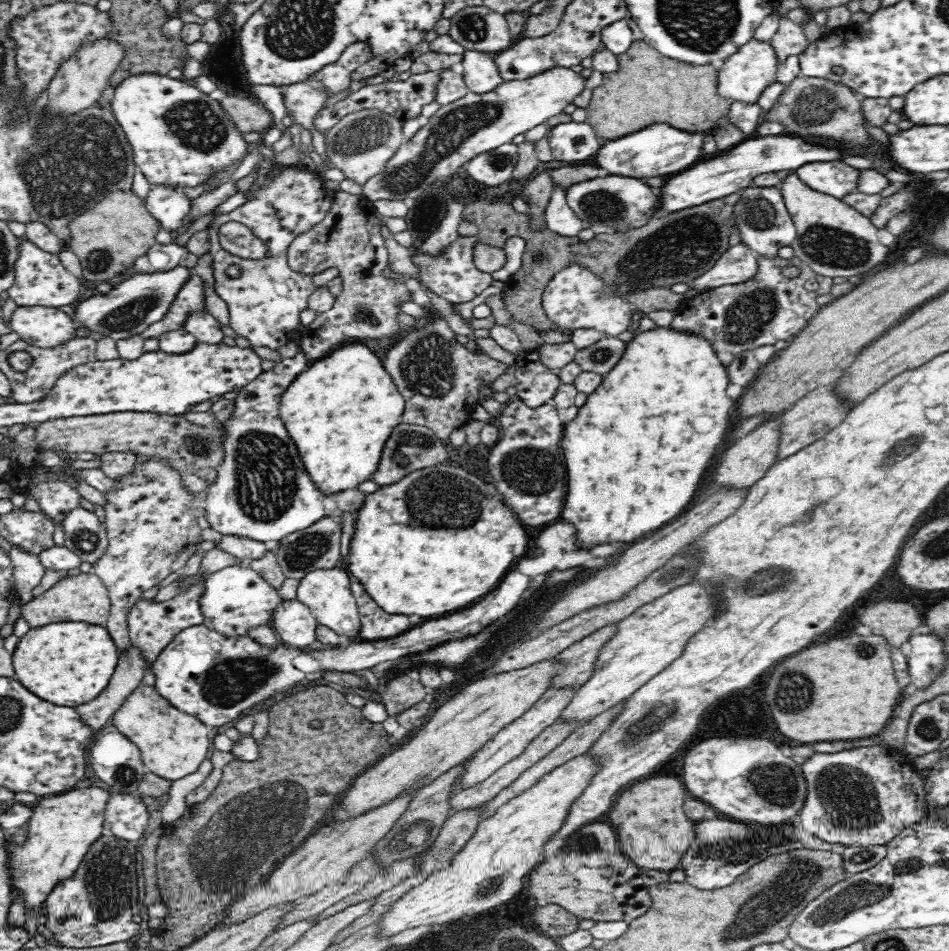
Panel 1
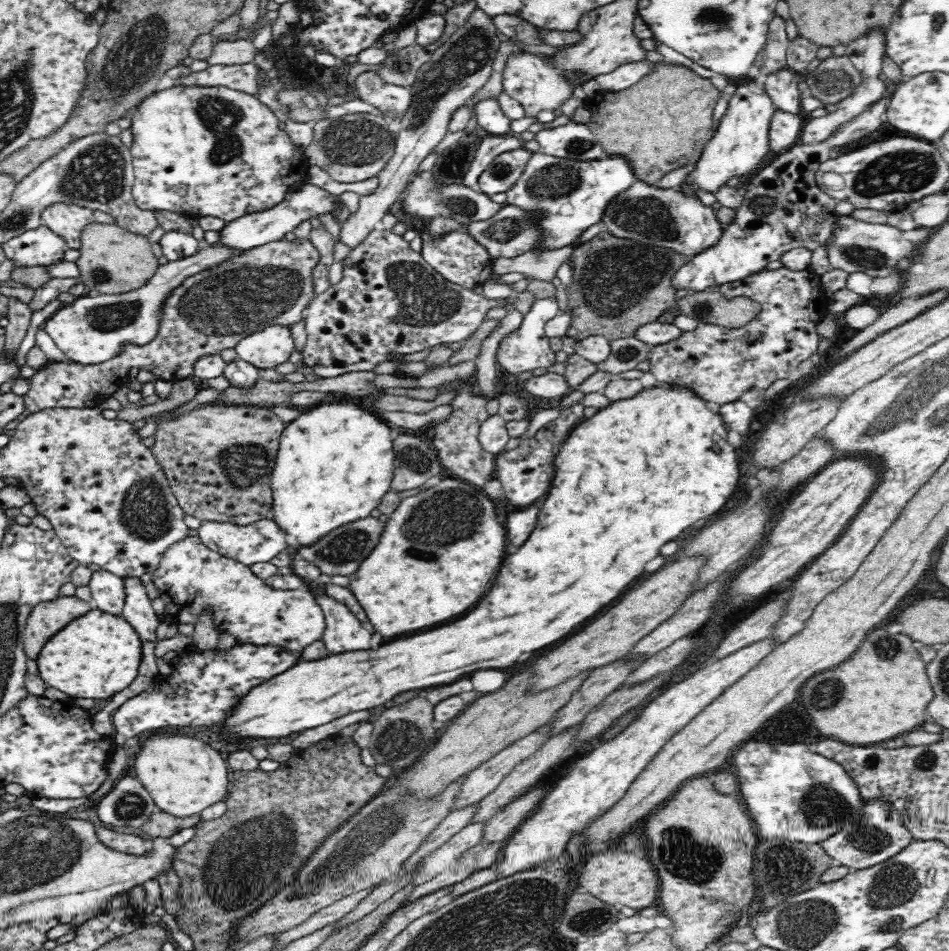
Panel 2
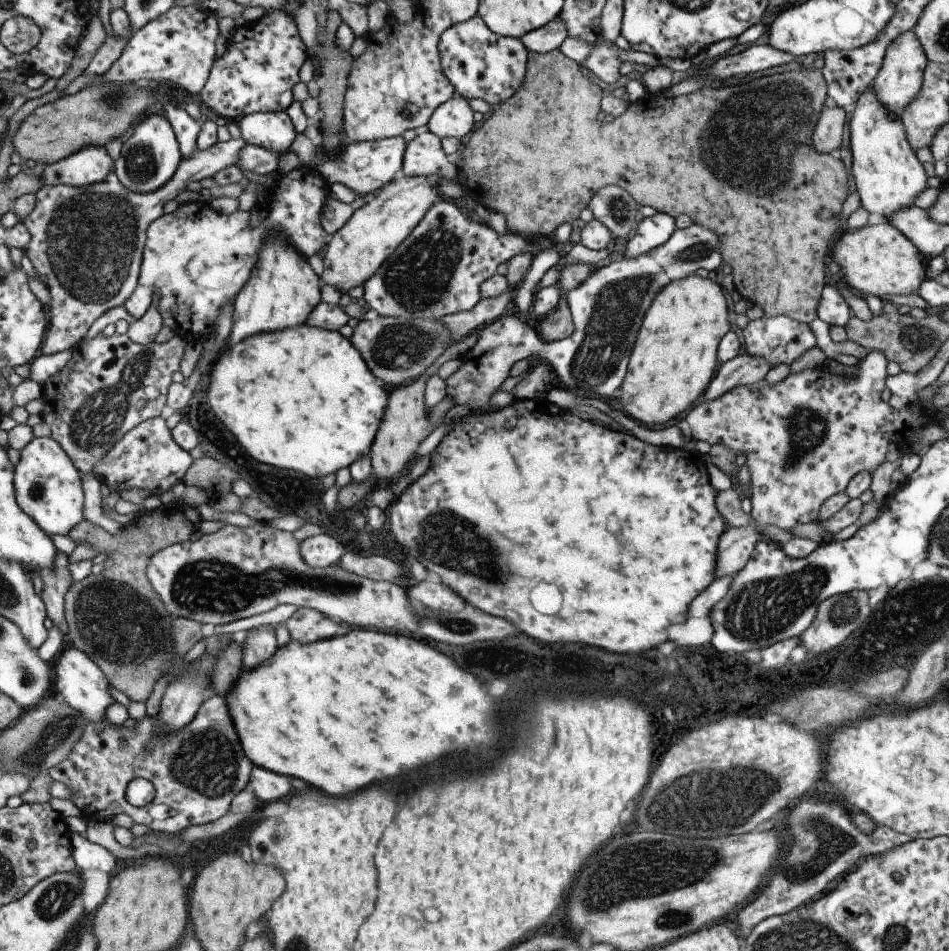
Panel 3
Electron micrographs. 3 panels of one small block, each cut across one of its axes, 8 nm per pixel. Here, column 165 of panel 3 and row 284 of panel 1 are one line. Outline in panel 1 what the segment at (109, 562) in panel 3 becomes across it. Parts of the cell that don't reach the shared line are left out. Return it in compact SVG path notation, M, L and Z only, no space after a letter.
M480 198L478 201L464 206L462 219L474 221L478 227L478 240L497 249L502 249L507 238L519 236L525 240L525 252L521 258L521 265L516 274L513 274L508 280L505 280L503 289L505 307L512 315L514 322L522 322L529 324L537 331L556 330L563 332L565 336L570 334L570 329L560 329L556 323L552 323L542 307L542 294L548 286L552 276L558 274L562 268L570 266L570 264L579 264L582 268L591 270L594 274L601 275L603 282L609 284L609 288L617 294L617 296L625 297L633 291L644 291L648 288L658 288L663 286L669 288L678 282L690 283L694 278L698 278L709 268L712 268L716 261L730 248L728 238L733 232L733 213L732 206L726 205L723 199L716 199L710 202L702 203L698 206L691 206L672 212L664 218L651 218L650 222L646 222L640 228L630 228L626 232L617 232L614 234L600 233L592 237L589 241L583 241L576 236L560 236L555 232L549 231L530 231L529 218L523 211L519 211L516 206L502 200L484 200Z

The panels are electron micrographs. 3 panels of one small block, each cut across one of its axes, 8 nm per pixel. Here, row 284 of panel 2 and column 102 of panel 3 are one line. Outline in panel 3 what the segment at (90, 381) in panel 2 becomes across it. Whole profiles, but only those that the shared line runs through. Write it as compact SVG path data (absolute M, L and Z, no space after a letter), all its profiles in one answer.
M240 138L230 139L227 142L218 141L206 150L196 148L191 157L181 159L174 176L164 186L152 192L131 191L120 182L115 168L102 182L93 185L45 186L35 192L36 204L23 223L31 236L25 246L25 254L32 262L38 279L41 279L50 292L50 308L48 308L50 324L44 344L41 344L41 354L50 356L72 348L87 336L89 328L97 318L107 310L123 305L130 298L139 279L148 227L163 215L164 204L174 200L179 194L178 191L186 189L190 182L213 178L217 172L234 165L246 145L247 142Z

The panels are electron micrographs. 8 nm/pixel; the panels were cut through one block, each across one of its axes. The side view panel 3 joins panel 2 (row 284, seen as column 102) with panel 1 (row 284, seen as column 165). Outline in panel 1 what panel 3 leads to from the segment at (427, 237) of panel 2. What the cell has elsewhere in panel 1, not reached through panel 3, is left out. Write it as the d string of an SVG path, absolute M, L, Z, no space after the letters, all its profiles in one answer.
M459 234L439 255L430 255L418 248L411 254L411 259L419 270L419 284L452 304L468 302L482 294L494 280L492 273L484 272L474 265L474 246L479 243L478 235Z

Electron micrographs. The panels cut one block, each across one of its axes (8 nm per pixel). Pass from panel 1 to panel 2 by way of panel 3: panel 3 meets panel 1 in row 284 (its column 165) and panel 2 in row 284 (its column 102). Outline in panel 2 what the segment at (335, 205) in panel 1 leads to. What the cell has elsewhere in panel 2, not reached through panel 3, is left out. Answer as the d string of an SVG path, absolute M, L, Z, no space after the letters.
M382 227L375 228L368 234L368 236L360 242L360 244L354 246L348 253L345 259L342 261L342 278L340 282L328 287L328 290L314 296L309 302L309 306L303 310L303 319L305 329L307 330L307 341L301 350L301 356L303 357L302 363L305 366L310 366L313 370L313 374L318 374L320 377L332 378L340 376L345 372L358 372L358 371L372 371L372 368L380 362L386 362L390 360L390 354L396 356L396 354L412 354L413 352L420 352L427 347L433 347L437 344L460 342L460 340L466 340L481 324L484 322L484 317L490 308L495 306L504 307L508 303L514 305L514 299L516 295L508 296L508 298L493 298L486 296L481 290L466 290L459 284L454 284L449 280L446 280L439 272L436 272L424 260L421 253L417 253L410 249L409 242L402 238L402 235L395 234L390 230L386 230Z

